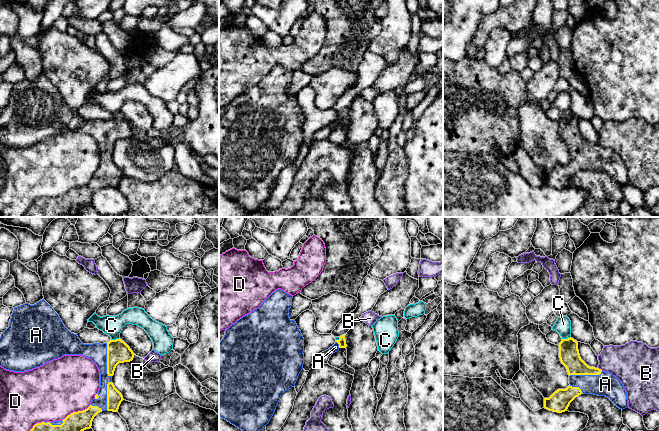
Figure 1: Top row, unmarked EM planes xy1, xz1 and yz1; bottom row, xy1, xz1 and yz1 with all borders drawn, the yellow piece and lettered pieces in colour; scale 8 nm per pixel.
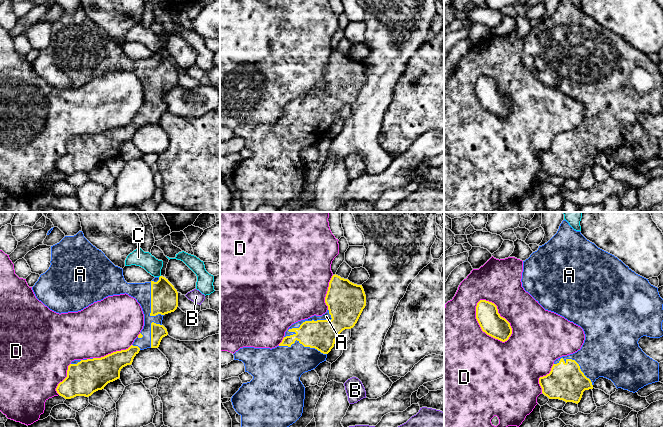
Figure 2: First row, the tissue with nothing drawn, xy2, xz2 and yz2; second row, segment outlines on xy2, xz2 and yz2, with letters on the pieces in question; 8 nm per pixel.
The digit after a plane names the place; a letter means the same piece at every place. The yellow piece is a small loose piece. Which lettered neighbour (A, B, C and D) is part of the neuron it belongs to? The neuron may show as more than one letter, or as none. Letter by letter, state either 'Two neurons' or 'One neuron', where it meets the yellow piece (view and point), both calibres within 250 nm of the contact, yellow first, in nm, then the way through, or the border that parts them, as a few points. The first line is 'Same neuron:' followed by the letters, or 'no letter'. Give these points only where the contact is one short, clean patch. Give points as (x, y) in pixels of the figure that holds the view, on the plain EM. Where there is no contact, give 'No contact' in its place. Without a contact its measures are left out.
Same neuron: A
A: One neuron. Touches yellow at xz2 (306, 97). Thickness 240 nm (yellow) against 60 nm
B: Two neurons. Touches yellow at yz1 (600, 145). Thickness 150 nm (yellow) against 320 nm. Boundary: yz1 (598, 143), (602, 146)
C: Two neurons. Touches yellow at yz1 (566, 115). Thickness 160 nm (yellow) against 130 nm. Boundary: yz1 (570, 112), (562, 115)
D: Two neurons. Touches yellow at yz2 (500, 92). Thickness 190 nm (yellow) against 320 nm

